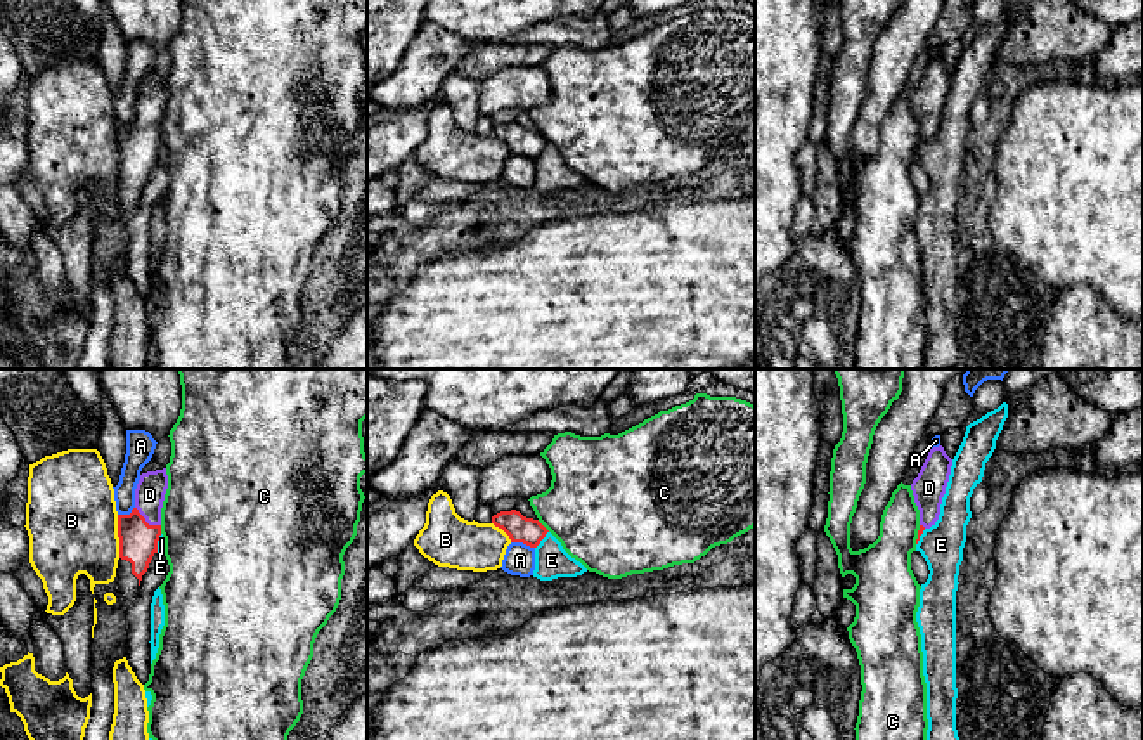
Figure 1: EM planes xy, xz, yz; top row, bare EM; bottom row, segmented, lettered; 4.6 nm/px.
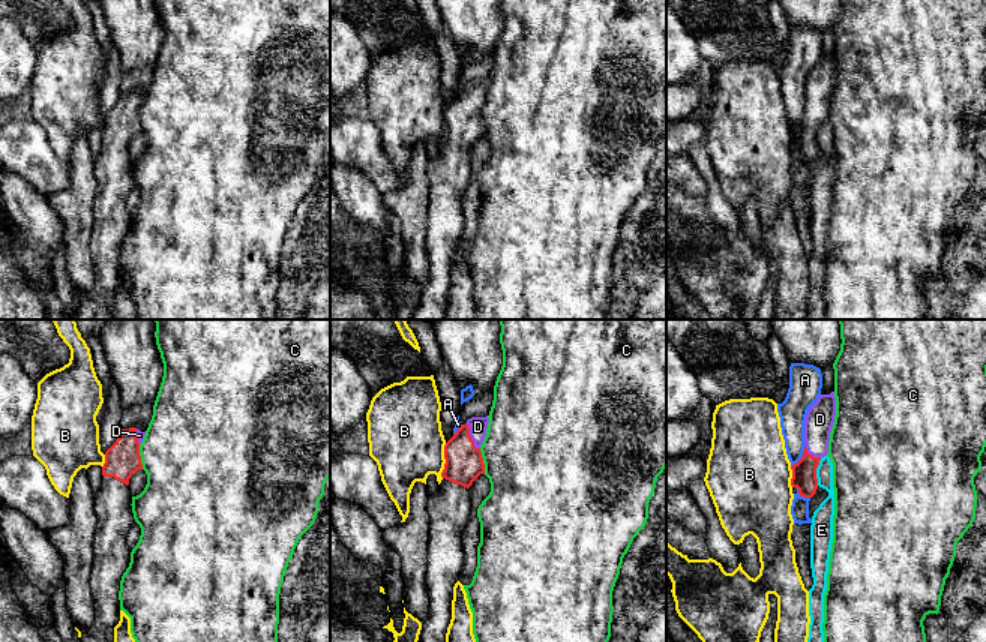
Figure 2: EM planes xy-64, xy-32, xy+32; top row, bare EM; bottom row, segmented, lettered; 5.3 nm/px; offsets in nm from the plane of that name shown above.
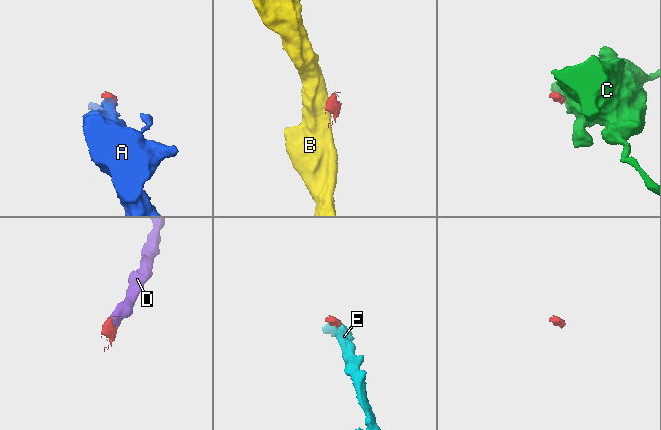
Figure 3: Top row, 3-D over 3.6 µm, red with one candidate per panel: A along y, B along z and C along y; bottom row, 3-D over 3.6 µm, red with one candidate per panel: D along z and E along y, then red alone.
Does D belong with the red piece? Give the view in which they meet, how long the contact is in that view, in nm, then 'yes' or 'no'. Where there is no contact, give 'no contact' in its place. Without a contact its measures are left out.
contact in xy; length 150 nm; yes

